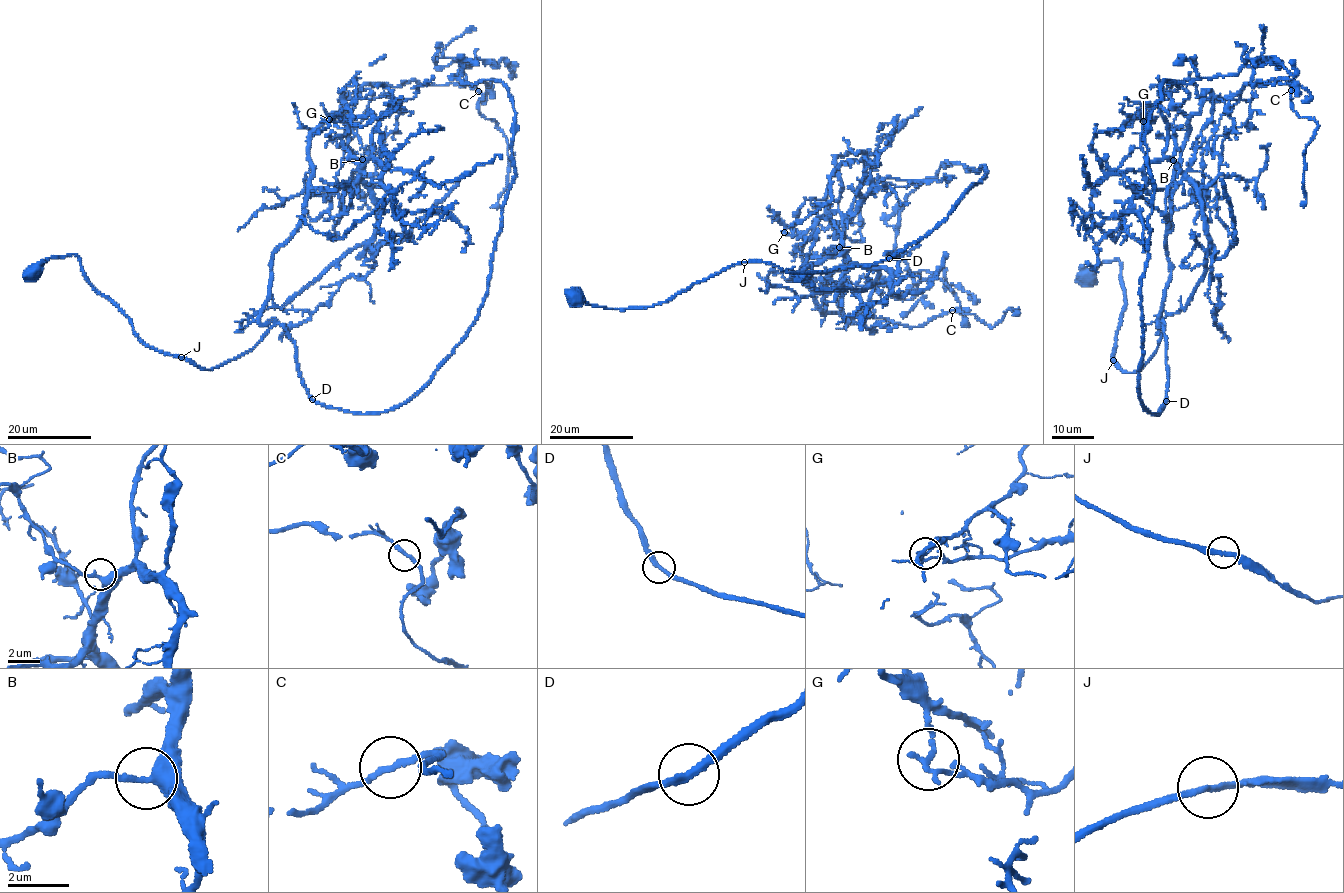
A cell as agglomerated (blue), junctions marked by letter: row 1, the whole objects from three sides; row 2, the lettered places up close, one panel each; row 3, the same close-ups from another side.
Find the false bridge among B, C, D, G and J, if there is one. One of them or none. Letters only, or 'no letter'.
G

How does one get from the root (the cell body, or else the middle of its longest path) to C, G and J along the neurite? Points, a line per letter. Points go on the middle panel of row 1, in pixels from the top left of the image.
C: (574, 298), (651, 307), (762, 261), (826, 272), (790, 280), (848, 317), (952, 310)
G: (574, 298), (651, 307), (747, 261), (826, 272), (790, 280), (813, 279), (802, 238), (784, 233)
J: (574, 298), (607, 308), (651, 307), (744, 261)

